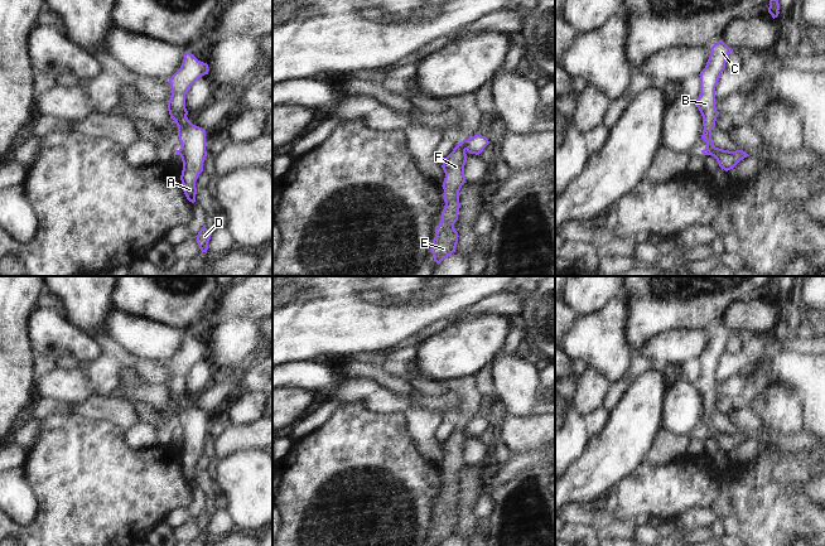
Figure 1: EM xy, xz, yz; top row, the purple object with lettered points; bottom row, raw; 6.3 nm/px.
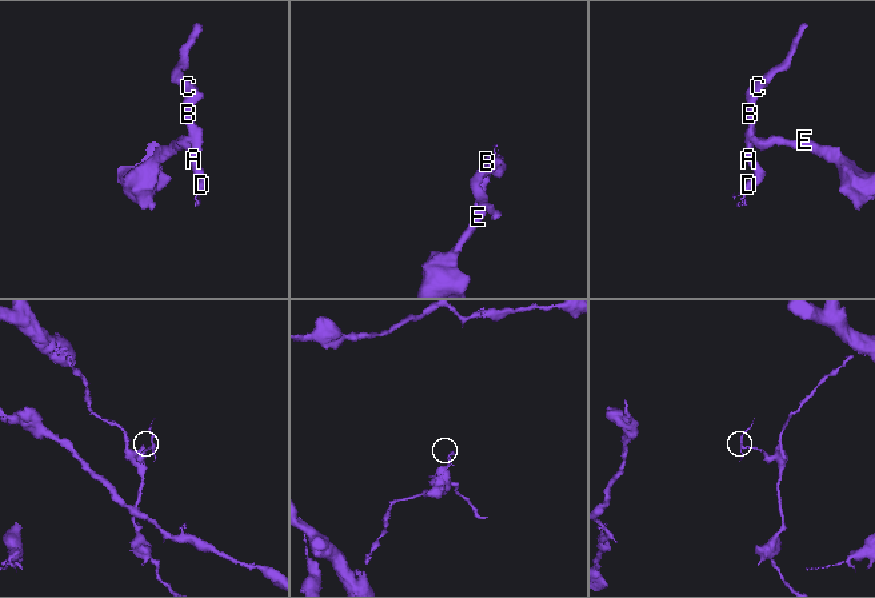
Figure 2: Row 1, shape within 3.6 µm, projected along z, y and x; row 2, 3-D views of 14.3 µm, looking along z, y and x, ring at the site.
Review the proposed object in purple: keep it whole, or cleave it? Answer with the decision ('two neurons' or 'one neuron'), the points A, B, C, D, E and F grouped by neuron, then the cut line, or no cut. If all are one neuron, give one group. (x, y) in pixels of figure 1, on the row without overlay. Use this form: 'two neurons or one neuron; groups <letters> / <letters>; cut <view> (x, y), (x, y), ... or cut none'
two neurons; groups A B C D / E F; cut yz (713, 426), (705, 431), (704, 436)

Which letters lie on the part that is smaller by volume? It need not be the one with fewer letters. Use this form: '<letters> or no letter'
A, B, C, D.

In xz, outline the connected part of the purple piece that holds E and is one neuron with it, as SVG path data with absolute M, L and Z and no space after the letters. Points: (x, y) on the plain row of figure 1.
M459 425L453 434L444 440L442 448L445 460L443 464L444 472L444 492L442 494L442 503L435 511L435 520L430 535L434 538L434 543L440 546L444 541L455 535L458 526L458 514L454 511L454 506L458 503L458 494L460 491L459 473L465 464L464 448L467 444L465 430Z

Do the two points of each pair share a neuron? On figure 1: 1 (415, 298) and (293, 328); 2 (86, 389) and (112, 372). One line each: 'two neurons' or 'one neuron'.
1: one neuron
2: two neurons

